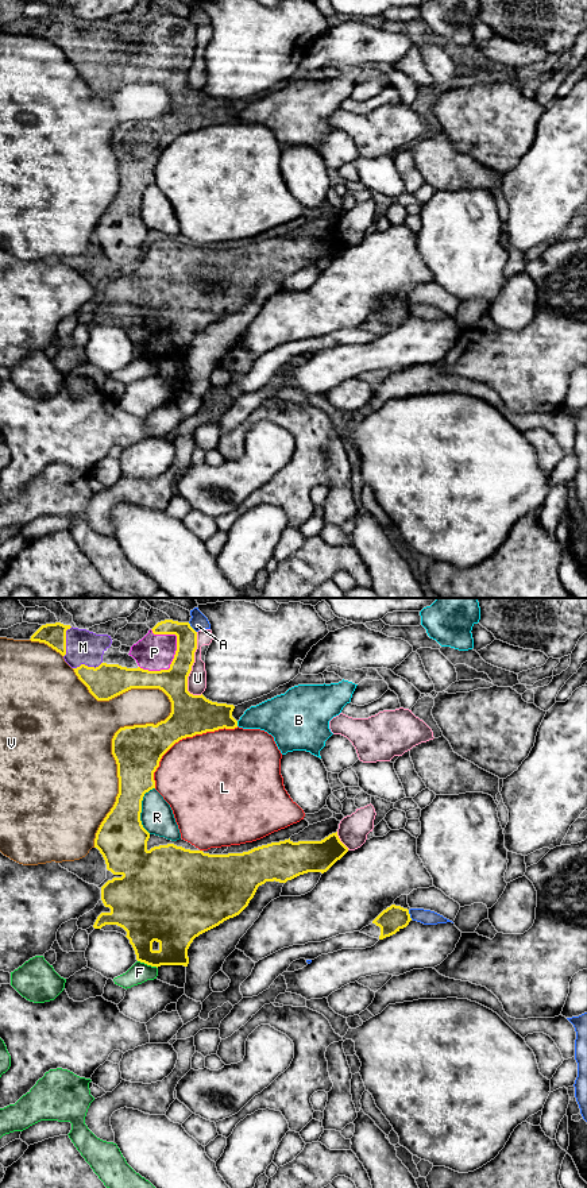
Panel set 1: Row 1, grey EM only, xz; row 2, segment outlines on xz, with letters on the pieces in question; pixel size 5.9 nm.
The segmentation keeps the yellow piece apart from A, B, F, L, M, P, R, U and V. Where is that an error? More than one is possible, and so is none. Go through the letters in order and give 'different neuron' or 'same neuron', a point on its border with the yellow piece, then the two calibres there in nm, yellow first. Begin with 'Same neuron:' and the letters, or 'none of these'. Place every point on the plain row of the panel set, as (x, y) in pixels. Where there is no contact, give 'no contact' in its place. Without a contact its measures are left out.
Same neuron: M, P
A: different neuron | xz (192, 23) | 130/100 nm
B: different neuron | xz (236, 119) | 240/220 nm
F: different neuron | xz (147, 359) | 260/120 nm
L: different neuron | xz (184, 132) | 260/480 nm
M: same neuron | xz (65, 37) | 140/200 nm
P: same neuron | xz (170, 62) | 170/220 nm
R: different neuron | xz (141, 204) | 300/200 nm
U: different neuron | xz (192, 60) | 170/110 nm
V: different neuron | xz (146, 119) | 300/220 nm

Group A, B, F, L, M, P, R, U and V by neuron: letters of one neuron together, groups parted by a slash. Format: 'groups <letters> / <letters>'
groups A / B / F / L / M P / R / U / V

